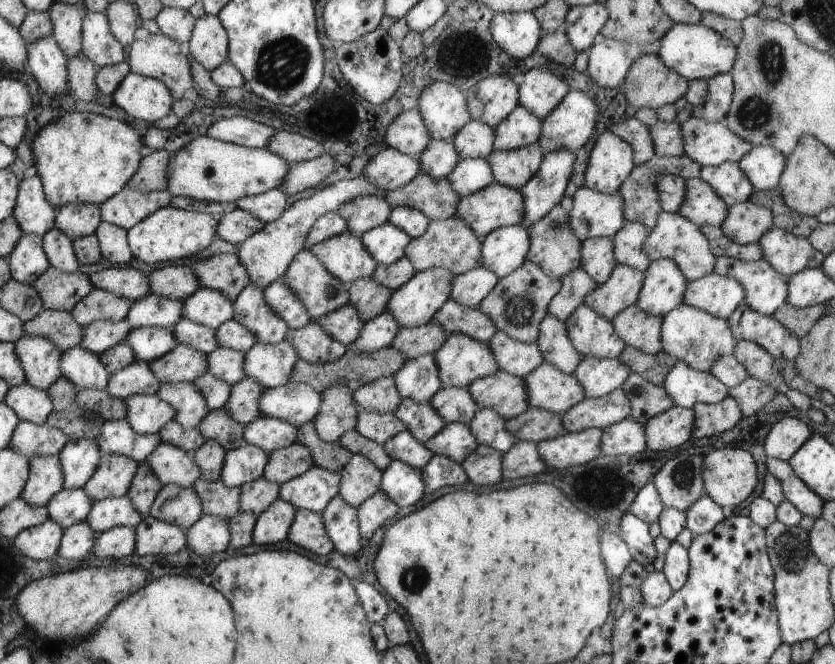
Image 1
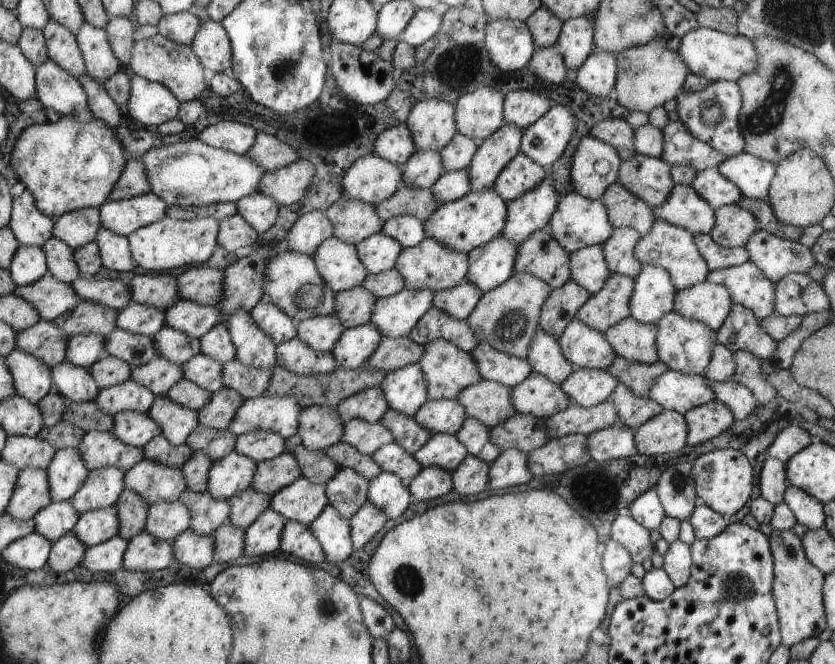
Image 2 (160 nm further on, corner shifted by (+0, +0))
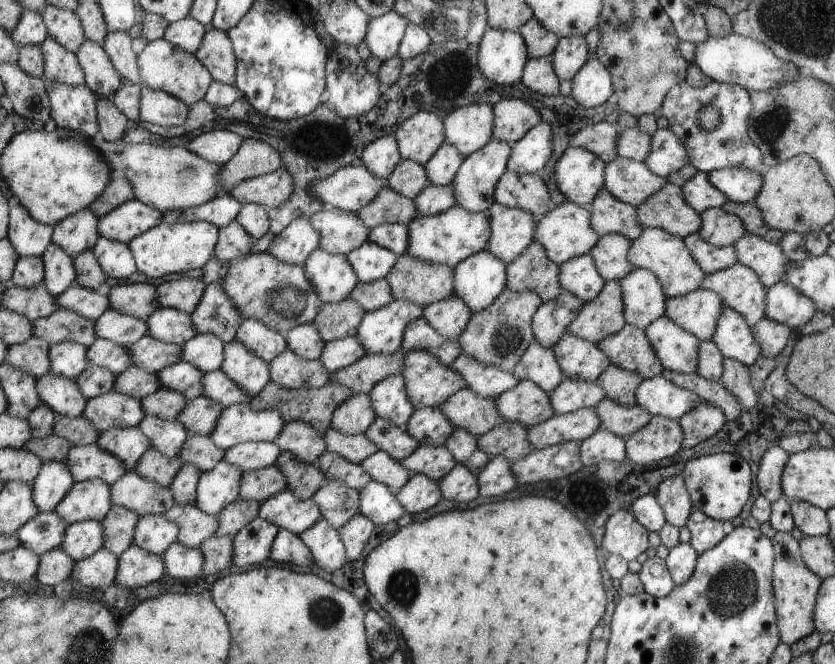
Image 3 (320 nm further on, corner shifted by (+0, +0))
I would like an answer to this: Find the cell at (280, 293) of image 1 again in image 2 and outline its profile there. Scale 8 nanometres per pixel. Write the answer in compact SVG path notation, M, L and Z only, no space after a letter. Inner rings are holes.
M258 301L258 304L249 312L251 321L269 336L274 344L282 344L298 336L299 321L288 316L274 302Z

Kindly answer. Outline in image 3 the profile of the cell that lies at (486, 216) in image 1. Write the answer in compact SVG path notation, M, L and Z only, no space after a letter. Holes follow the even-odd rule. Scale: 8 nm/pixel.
M458 205L436 216L418 216L407 226L411 239L411 243L408 244L408 256L430 263L448 265L453 269L470 255L486 249L491 238L488 213L471 213Z

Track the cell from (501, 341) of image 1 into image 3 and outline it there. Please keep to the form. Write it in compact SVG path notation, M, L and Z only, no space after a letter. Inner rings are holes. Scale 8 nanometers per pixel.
M460 354L459 358L448 366L466 381L466 387L483 397L495 399L520 382L515 374L490 365L482 366L479 361L464 354Z

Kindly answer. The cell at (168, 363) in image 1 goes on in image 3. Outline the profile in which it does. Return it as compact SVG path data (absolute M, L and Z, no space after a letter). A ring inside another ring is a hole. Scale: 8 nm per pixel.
M130 366L128 370L124 370L114 382L116 392L124 392L126 396L139 397L140 401L143 401L145 397L153 394L160 387L162 384L160 384L157 374L146 372L138 366Z

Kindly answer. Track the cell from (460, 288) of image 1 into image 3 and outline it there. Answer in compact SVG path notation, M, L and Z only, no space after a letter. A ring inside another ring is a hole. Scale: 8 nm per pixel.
M452 296L428 304L424 307L422 317L430 321L432 327L436 328L440 334L456 341L466 330L472 315L470 306L462 298Z

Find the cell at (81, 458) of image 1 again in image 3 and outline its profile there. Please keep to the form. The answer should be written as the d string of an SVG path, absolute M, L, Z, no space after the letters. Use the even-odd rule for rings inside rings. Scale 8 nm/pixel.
M50 460L44 463L43 470L32 485L35 490L34 501L39 512L52 512L75 484L75 476L64 461Z

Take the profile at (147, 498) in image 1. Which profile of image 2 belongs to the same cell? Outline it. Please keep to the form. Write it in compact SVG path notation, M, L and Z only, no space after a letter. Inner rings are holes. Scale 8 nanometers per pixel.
M127 488L124 489L123 494L120 495L118 502L113 507L118 510L118 516L122 522L122 529L119 530L118 536L130 542L133 536L144 531L150 505L138 493Z

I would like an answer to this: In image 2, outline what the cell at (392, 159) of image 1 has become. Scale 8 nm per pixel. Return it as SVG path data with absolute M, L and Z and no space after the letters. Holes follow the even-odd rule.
M372 153L357 158L343 174L341 188L347 199L376 206L402 186L402 166Z

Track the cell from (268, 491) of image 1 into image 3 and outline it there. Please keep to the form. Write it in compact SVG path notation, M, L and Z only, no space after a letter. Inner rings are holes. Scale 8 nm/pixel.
M236 499L225 506L218 514L219 528L216 537L233 537L246 524L258 517L261 503Z

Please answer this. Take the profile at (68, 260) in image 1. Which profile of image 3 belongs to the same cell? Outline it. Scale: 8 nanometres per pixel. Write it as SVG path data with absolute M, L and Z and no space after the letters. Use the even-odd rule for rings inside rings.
M55 243L50 245L41 258L44 266L44 285L52 296L58 298L75 285L78 274L75 270L74 258Z

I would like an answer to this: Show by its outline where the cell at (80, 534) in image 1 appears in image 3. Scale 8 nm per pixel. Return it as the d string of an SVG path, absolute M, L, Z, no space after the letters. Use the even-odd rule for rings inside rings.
M63 548L52 549L40 556L38 582L44 586L54 586L66 580L74 570L75 560Z

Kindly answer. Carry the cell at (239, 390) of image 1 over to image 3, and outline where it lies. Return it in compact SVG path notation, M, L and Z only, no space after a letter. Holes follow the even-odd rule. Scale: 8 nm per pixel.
M202 395L188 401L177 420L187 426L190 436L191 434L209 436L215 431L223 410L224 406L219 401L210 400L208 396Z

